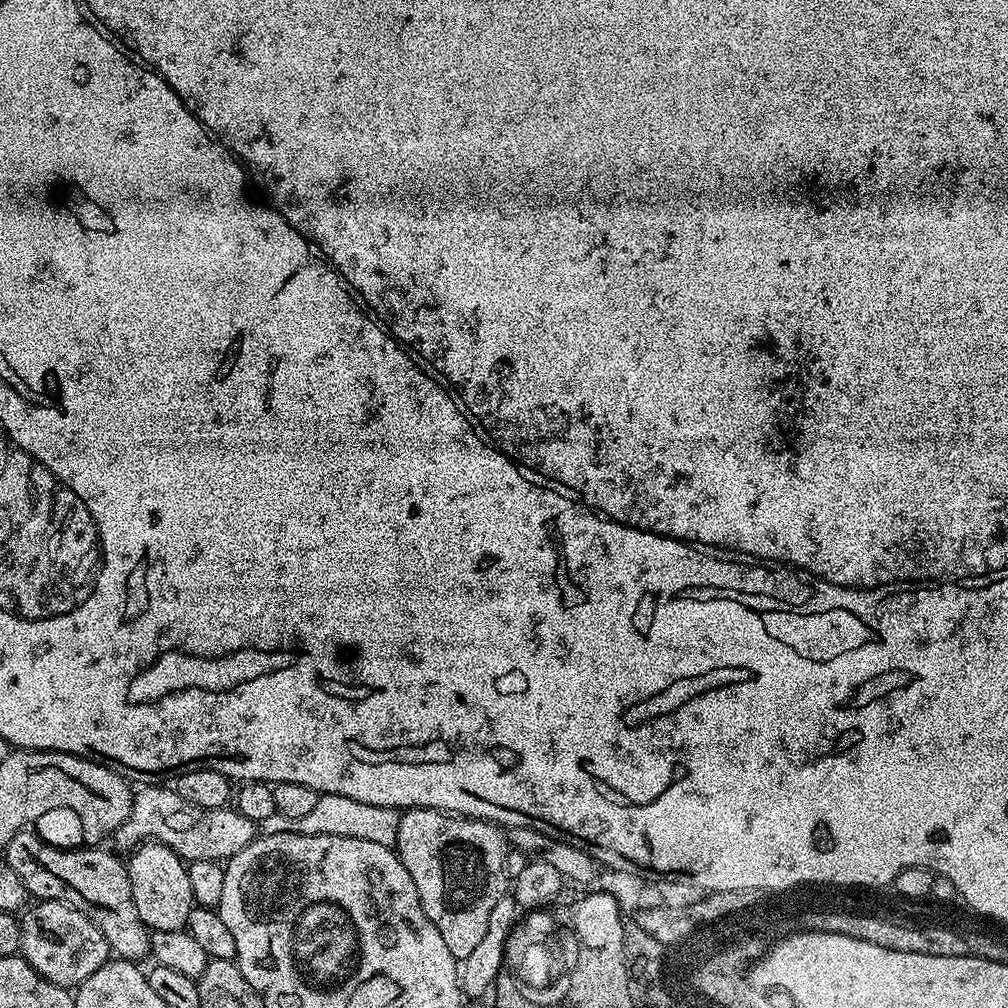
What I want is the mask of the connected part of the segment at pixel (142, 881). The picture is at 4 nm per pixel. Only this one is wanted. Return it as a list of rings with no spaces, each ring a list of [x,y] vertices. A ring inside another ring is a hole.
[[[145,842],[127,857],[130,890],[134,894],[134,906],[138,906],[138,918],[152,932],[184,930],[188,927],[190,910],[194,907],[190,890],[188,864],[180,859],[170,846]]]

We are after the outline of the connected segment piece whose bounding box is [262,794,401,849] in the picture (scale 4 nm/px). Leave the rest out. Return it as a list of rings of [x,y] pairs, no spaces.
[[[321,794],[318,802],[310,809],[310,814],[302,818],[282,818],[277,812],[262,825],[267,834],[297,832],[307,836],[341,836],[342,838],[362,838],[362,842],[378,842],[378,846],[395,849],[400,833],[401,813],[386,806],[366,806],[366,802],[354,802],[354,798],[342,798],[342,794]]]

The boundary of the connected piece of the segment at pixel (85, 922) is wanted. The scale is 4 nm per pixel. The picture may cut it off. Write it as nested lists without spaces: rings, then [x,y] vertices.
[[[42,900],[33,903],[20,920],[19,955],[42,978],[72,990],[108,963],[110,949],[102,930],[86,914],[63,900]]]

